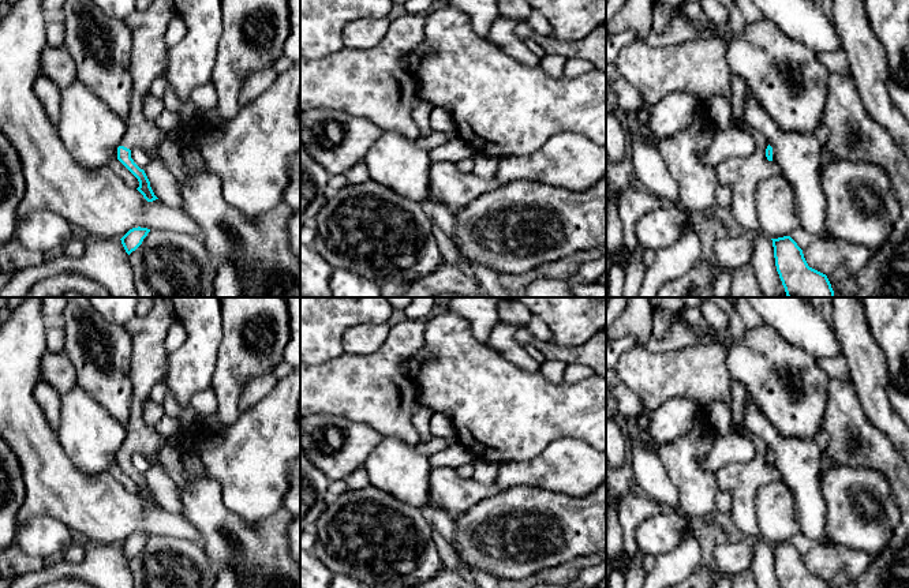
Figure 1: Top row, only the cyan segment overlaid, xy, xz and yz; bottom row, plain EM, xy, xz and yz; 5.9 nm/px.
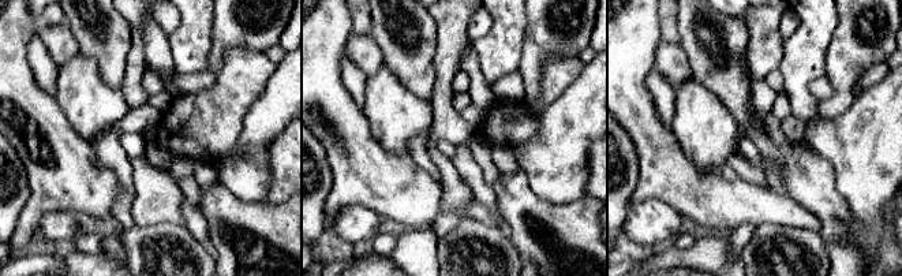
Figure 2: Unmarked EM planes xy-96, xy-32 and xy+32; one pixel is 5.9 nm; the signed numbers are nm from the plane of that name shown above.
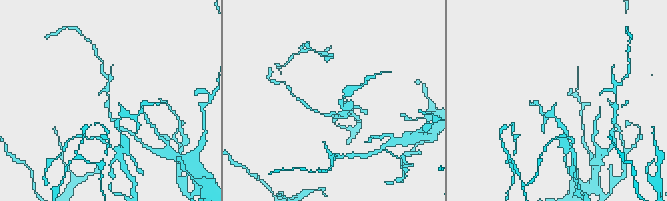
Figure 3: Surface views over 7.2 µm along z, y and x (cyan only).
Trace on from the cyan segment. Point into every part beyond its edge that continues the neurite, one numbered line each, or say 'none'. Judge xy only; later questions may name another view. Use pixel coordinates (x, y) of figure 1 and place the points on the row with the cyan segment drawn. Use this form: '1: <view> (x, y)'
1: xy (149, 56)

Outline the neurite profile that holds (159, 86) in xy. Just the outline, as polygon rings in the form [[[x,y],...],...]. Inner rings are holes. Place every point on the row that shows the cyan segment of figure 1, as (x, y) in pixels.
[[[160,76],[153,80],[147,93],[157,97],[157,98],[162,98],[167,91],[167,87],[168,87],[167,79]]]

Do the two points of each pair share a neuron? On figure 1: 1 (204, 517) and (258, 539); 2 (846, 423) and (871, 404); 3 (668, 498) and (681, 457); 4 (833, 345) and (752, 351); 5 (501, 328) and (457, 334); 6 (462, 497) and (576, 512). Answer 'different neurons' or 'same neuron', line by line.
1: same neuron
2: different neurons
3: different neurons
4: different neurons
5: different neurons
6: different neurons

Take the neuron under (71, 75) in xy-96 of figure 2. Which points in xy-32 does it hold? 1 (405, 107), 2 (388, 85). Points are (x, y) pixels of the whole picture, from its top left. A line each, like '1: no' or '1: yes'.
1: yes
2: yes

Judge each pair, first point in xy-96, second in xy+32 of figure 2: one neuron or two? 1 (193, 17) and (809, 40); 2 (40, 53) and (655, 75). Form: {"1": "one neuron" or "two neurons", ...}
{"1": "one neuron", "2": "one neuron"}

